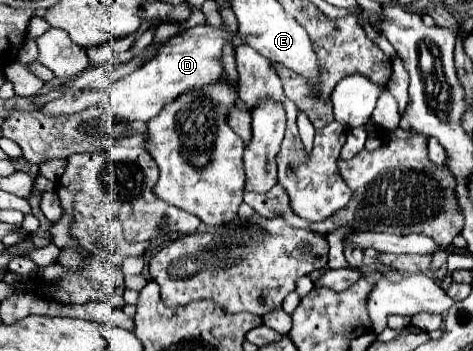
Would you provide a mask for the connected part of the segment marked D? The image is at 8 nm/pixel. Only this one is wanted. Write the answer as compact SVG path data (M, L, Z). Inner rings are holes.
M196 25L180 37L172 37L160 53L148 61L142 69L110 85L112 117L124 123L146 123L160 113L160 109L182 93L200 89L208 83L220 81L226 73L222 69L222 43L230 35L224 29L214 29L212 25Z

